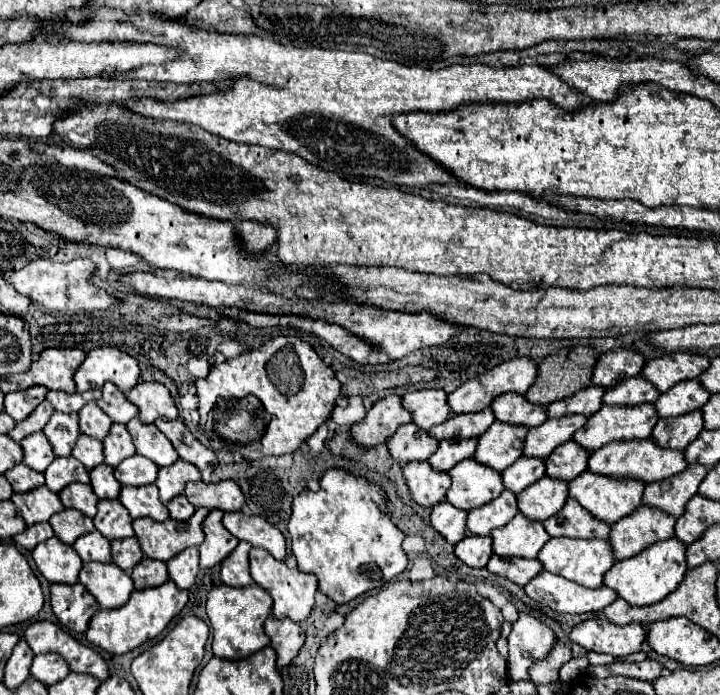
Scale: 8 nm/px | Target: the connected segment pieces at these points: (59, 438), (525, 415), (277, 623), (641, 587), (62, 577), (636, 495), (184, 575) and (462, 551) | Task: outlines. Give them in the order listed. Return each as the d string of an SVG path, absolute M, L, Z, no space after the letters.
M55 412L43 428L47 440L53 446L55 456L69 456L81 430L77 424L77 414L63 414Z
M509 392L505 396L497 396L491 404L495 418L507 424L521 424L521 426L539 426L547 420L547 406L531 404L523 394Z
M269 616L265 620L265 634L271 638L271 646L277 652L277 666L283 668L287 666L301 650L305 642L305 632L303 628L293 622L291 618L273 618Z
M675 538L661 540L657 544L651 544L649 548L645 548L643 552L639 552L633 558L619 560L605 574L605 586L613 588L623 600L627 600L633 606L647 606L647 604L659 602L681 584L681 580L687 572L685 554L687 554L687 546L681 544L681 540L675 540Z
M57 536L37 544L31 556L39 572L49 582L61 582L61 584L79 582L79 570L83 566L83 560L79 558L73 546L61 542Z
M587 470L587 472L581 472L581 476L577 476L575 480L569 482L569 496L573 496L585 510L589 510L599 520L605 520L605 522L613 524L619 518L629 516L641 504L643 488L645 488L645 484L641 484L639 480L601 476L601 474L595 474L595 472Z
M195 546L185 548L171 560L167 560L169 568L169 578L179 586L179 588L191 588L195 584L197 572L199 572L199 550Z
M465 536L461 542L455 544L455 556L469 566L483 568L493 554L491 536Z

